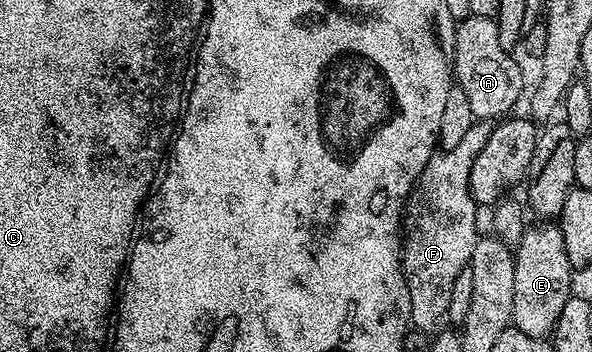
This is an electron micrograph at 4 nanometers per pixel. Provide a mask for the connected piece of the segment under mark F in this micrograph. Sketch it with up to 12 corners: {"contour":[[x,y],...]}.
{"contour":[[476,121],[424,165],[406,199],[410,322],[430,333],[480,238]]}

